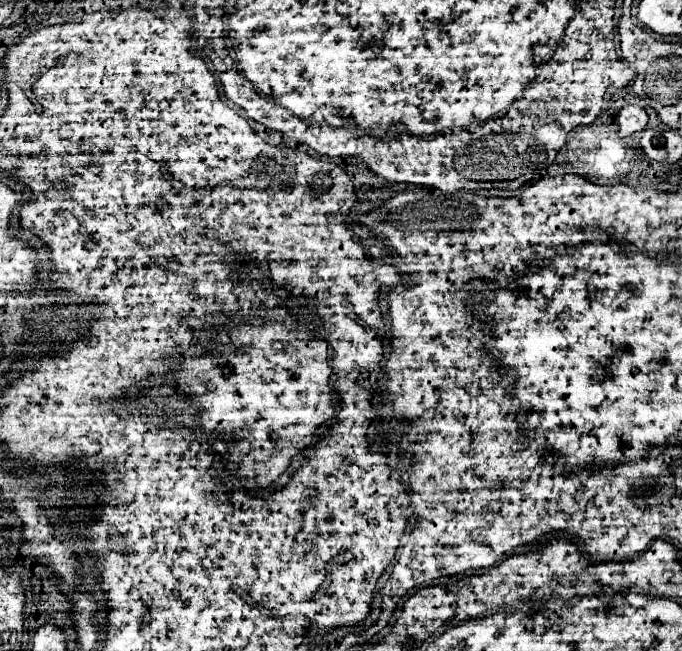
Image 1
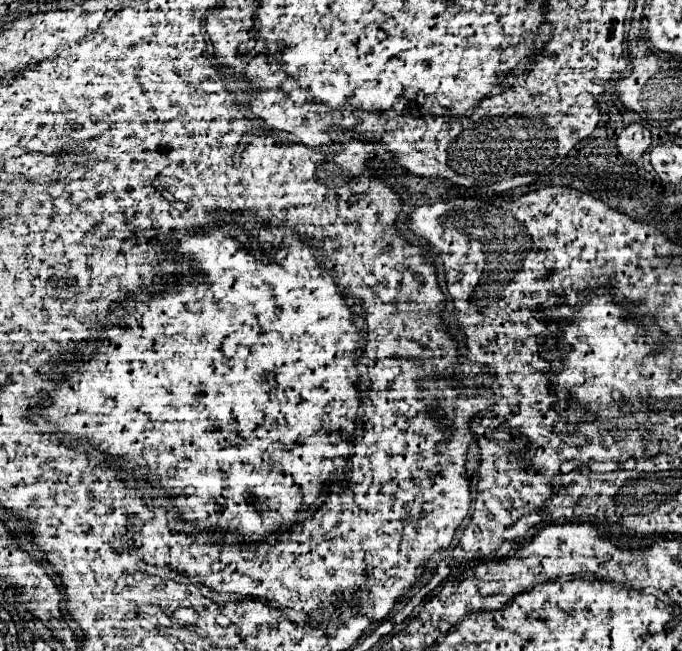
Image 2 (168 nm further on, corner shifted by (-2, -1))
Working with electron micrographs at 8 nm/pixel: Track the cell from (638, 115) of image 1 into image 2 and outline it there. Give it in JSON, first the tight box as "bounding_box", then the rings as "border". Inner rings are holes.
{"bounding_box":[617,123,651,161],"border":[[[633,123],[617,137],[617,149],[627,161],[637,161],[651,147],[651,133],[645,125]]]}

